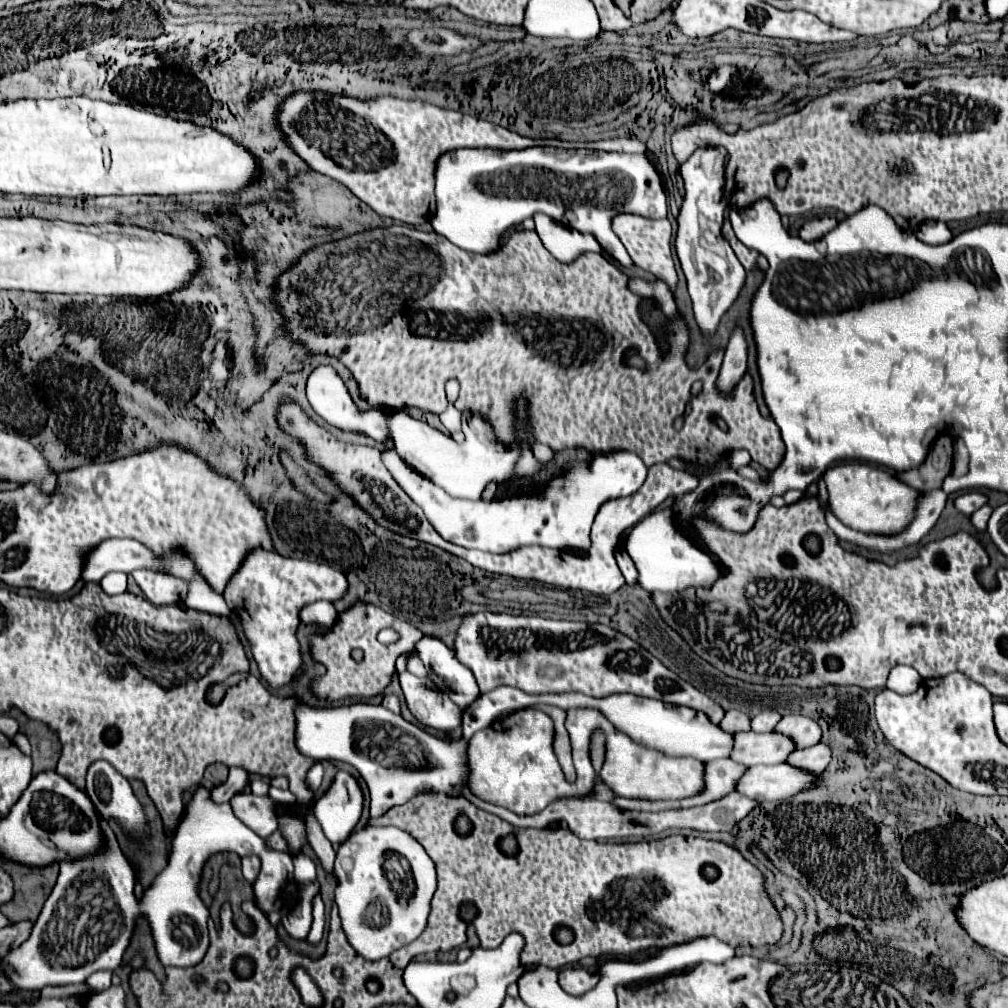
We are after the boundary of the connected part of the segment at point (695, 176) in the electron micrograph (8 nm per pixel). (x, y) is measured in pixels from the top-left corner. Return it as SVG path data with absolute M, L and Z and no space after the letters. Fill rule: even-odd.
M714 147L696 149L686 159L686 163L680 165L686 195L678 215L676 255L688 281L688 293L694 303L694 315L698 327L708 335L716 331L720 317L736 303L746 283L744 267L740 265L732 247L720 233L722 215L728 205L724 197L724 171L726 171L726 149L714 149Z

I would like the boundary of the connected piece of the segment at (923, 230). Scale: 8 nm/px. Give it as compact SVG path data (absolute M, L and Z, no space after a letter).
M924 221L918 227L916 237L928 245L936 245L936 243L948 243L952 239L952 233L942 221Z

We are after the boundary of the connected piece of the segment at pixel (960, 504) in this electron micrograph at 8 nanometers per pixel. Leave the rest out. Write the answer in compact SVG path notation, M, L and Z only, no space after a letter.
M962 493L954 499L954 507L966 515L972 515L976 509L980 509L986 503L986 497L980 493Z

